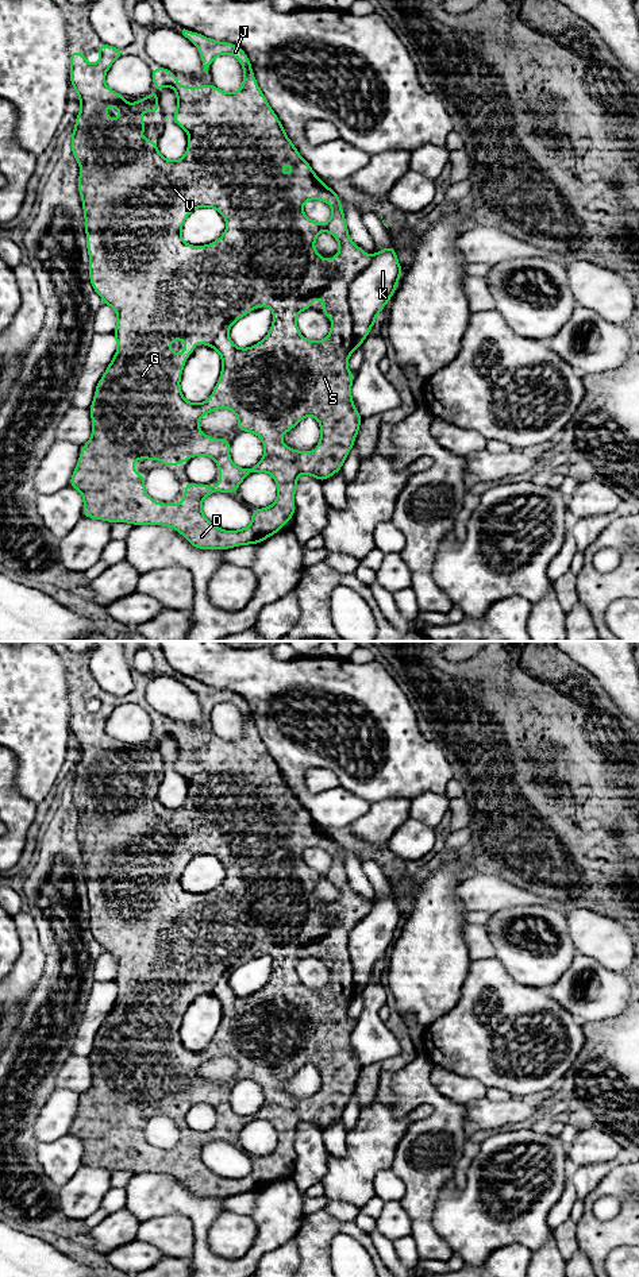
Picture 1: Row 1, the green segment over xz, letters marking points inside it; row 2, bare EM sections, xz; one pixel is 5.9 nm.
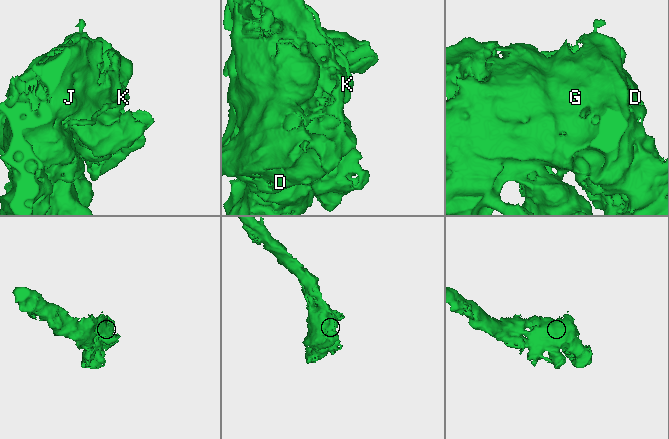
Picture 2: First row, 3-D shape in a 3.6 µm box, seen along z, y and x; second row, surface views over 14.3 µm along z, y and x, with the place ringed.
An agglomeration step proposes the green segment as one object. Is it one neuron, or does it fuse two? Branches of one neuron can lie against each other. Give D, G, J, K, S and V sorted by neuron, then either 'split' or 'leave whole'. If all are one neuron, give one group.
D G J S V / K | split

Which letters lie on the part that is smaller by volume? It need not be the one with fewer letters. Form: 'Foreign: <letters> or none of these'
Foreign: K

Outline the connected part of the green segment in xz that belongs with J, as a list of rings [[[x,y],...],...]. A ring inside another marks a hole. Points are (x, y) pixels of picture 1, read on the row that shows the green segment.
[[[182,30],[182,35],[192,42],[193,45],[197,46],[200,55],[201,55],[201,62],[204,66],[205,73],[208,74],[208,67],[212,63],[212,61],[223,54],[231,54],[234,55],[242,65],[243,67],[243,84],[242,88],[235,92],[235,93],[227,93],[216,88],[215,85],[205,84],[203,86],[180,86],[178,85],[178,78],[177,76],[170,72],[169,69],[165,69],[162,66],[151,69],[153,73],[153,86],[155,86],[158,90],[163,86],[169,86],[176,90],[177,93],[177,111],[173,115],[172,120],[182,127],[189,136],[188,142],[188,148],[185,155],[178,159],[178,161],[168,161],[165,159],[159,153],[158,153],[158,143],[154,143],[150,138],[139,138],[138,135],[147,130],[147,124],[140,120],[140,113],[145,112],[159,112],[161,108],[158,105],[158,90],[155,93],[150,92],[149,96],[146,96],[143,100],[135,100],[134,104],[128,105],[127,104],[127,97],[111,90],[105,82],[105,73],[111,67],[111,65],[120,58],[124,54],[124,49],[118,49],[108,46],[101,42],[99,46],[97,51],[100,53],[100,61],[95,65],[91,65],[85,61],[85,54],[82,51],[73,51],[70,50],[70,84],[76,89],[78,94],[78,100],[81,101],[81,111],[78,116],[74,120],[76,128],[74,132],[70,135],[72,140],[72,153],[76,158],[76,161],[80,163],[81,171],[78,177],[78,192],[82,198],[82,209],[84,209],[84,217],[85,217],[85,232],[86,232],[86,250],[89,252],[89,278],[91,278],[91,285],[95,289],[95,292],[103,298],[105,305],[109,305],[116,310],[118,315],[118,324],[115,328],[115,337],[116,337],[116,350],[118,352],[112,358],[109,366],[107,367],[104,375],[99,381],[96,390],[95,390],[95,398],[93,402],[89,406],[89,412],[92,416],[92,437],[88,443],[85,443],[81,447],[81,454],[78,463],[73,471],[73,475],[70,478],[69,486],[77,489],[84,498],[84,509],[82,514],[84,517],[88,518],[99,518],[108,521],[109,524],[113,522],[130,522],[132,525],[165,525],[169,528],[176,529],[178,533],[181,533],[195,548],[197,549],[228,549],[234,548],[238,545],[247,545],[247,544],[259,544],[265,539],[276,535],[289,520],[293,518],[295,514],[295,491],[297,487],[297,477],[300,474],[308,474],[320,482],[328,479],[332,477],[335,472],[338,472],[343,463],[346,456],[349,455],[350,450],[354,445],[357,433],[359,431],[359,425],[362,423],[362,417],[357,412],[357,408],[353,402],[351,398],[351,383],[355,378],[355,373],[350,373],[347,370],[347,362],[350,355],[353,354],[355,346],[353,340],[353,315],[351,309],[349,306],[349,289],[350,289],[350,281],[355,278],[358,274],[361,274],[373,261],[373,256],[367,255],[362,248],[359,248],[349,236],[347,225],[346,225],[346,219],[344,213],[342,209],[342,202],[339,200],[339,194],[331,190],[327,184],[324,184],[312,170],[309,163],[299,154],[296,150],[296,146],[292,143],[292,140],[286,136],[285,130],[282,124],[280,123],[277,115],[274,111],[270,108],[266,97],[263,96],[262,90],[259,89],[251,62],[247,57],[247,54],[236,45],[234,43],[227,43],[227,42],[220,42],[220,40],[213,40],[209,39],[199,32],[195,31],[188,31]],[[108,105],[112,108],[113,105],[119,107],[119,124],[113,123],[113,116],[105,116],[104,115],[104,107]],[[288,162],[292,166],[292,175],[286,177],[281,169],[281,165]],[[308,200],[322,200],[327,204],[331,205],[332,208],[332,216],[326,224],[317,224],[316,221],[308,219],[304,212],[303,212],[303,204]],[[200,207],[209,207],[215,208],[218,212],[220,212],[227,223],[227,228],[224,234],[213,243],[209,243],[207,246],[190,246],[186,244],[181,239],[181,229],[182,224],[186,220],[186,217]],[[320,231],[327,231],[330,232],[338,242],[339,242],[339,252],[331,259],[326,261],[324,258],[320,256],[320,254],[313,248],[316,236],[319,235]],[[323,296],[323,306],[319,309],[324,315],[327,315],[331,321],[332,321],[332,328],[328,333],[328,336],[324,340],[320,342],[311,342],[305,337],[301,336],[296,320],[297,315],[301,310],[311,309],[311,304],[319,297]],[[267,305],[269,308],[273,309],[273,324],[270,327],[270,332],[267,336],[257,343],[255,346],[250,348],[238,348],[230,339],[228,331],[231,325],[239,320],[240,317],[246,316],[250,313],[254,308],[265,306]],[[182,339],[185,343],[185,352],[184,354],[176,354],[173,352],[169,346],[173,340]],[[200,340],[204,346],[215,348],[220,355],[222,355],[222,374],[220,378],[213,389],[212,396],[201,404],[192,404],[188,402],[181,393],[180,389],[180,379],[181,379],[181,373],[184,369],[184,364],[186,359],[193,354],[196,350],[196,342]],[[228,408],[231,409],[236,416],[238,416],[238,432],[253,432],[257,435],[262,441],[265,447],[265,454],[262,459],[259,460],[258,464],[250,468],[239,468],[236,467],[230,458],[230,441],[231,439],[213,439],[207,435],[204,435],[200,428],[199,428],[199,420],[204,416],[208,414],[216,409],[224,409]],[[312,416],[315,417],[322,429],[322,437],[319,443],[316,444],[317,451],[313,454],[311,450],[307,451],[295,451],[290,447],[285,445],[281,441],[281,436],[293,429],[304,417]],[[197,455],[205,455],[211,456],[220,471],[220,482],[216,486],[208,486],[208,485],[193,485],[188,481],[185,481],[185,491],[184,491],[184,501],[176,505],[162,505],[161,502],[153,501],[146,490],[145,490],[145,474],[136,474],[134,471],[134,460],[135,459],[161,459],[162,460],[162,467],[172,467],[177,464],[184,464],[186,459],[190,459]],[[251,472],[269,472],[273,479],[276,481],[278,486],[278,495],[274,501],[274,504],[269,508],[263,509],[251,509],[251,524],[239,531],[222,531],[219,526],[213,525],[201,512],[201,502],[203,499],[213,494],[216,491],[222,493],[232,493],[236,494],[238,486],[240,482],[250,475]]]

